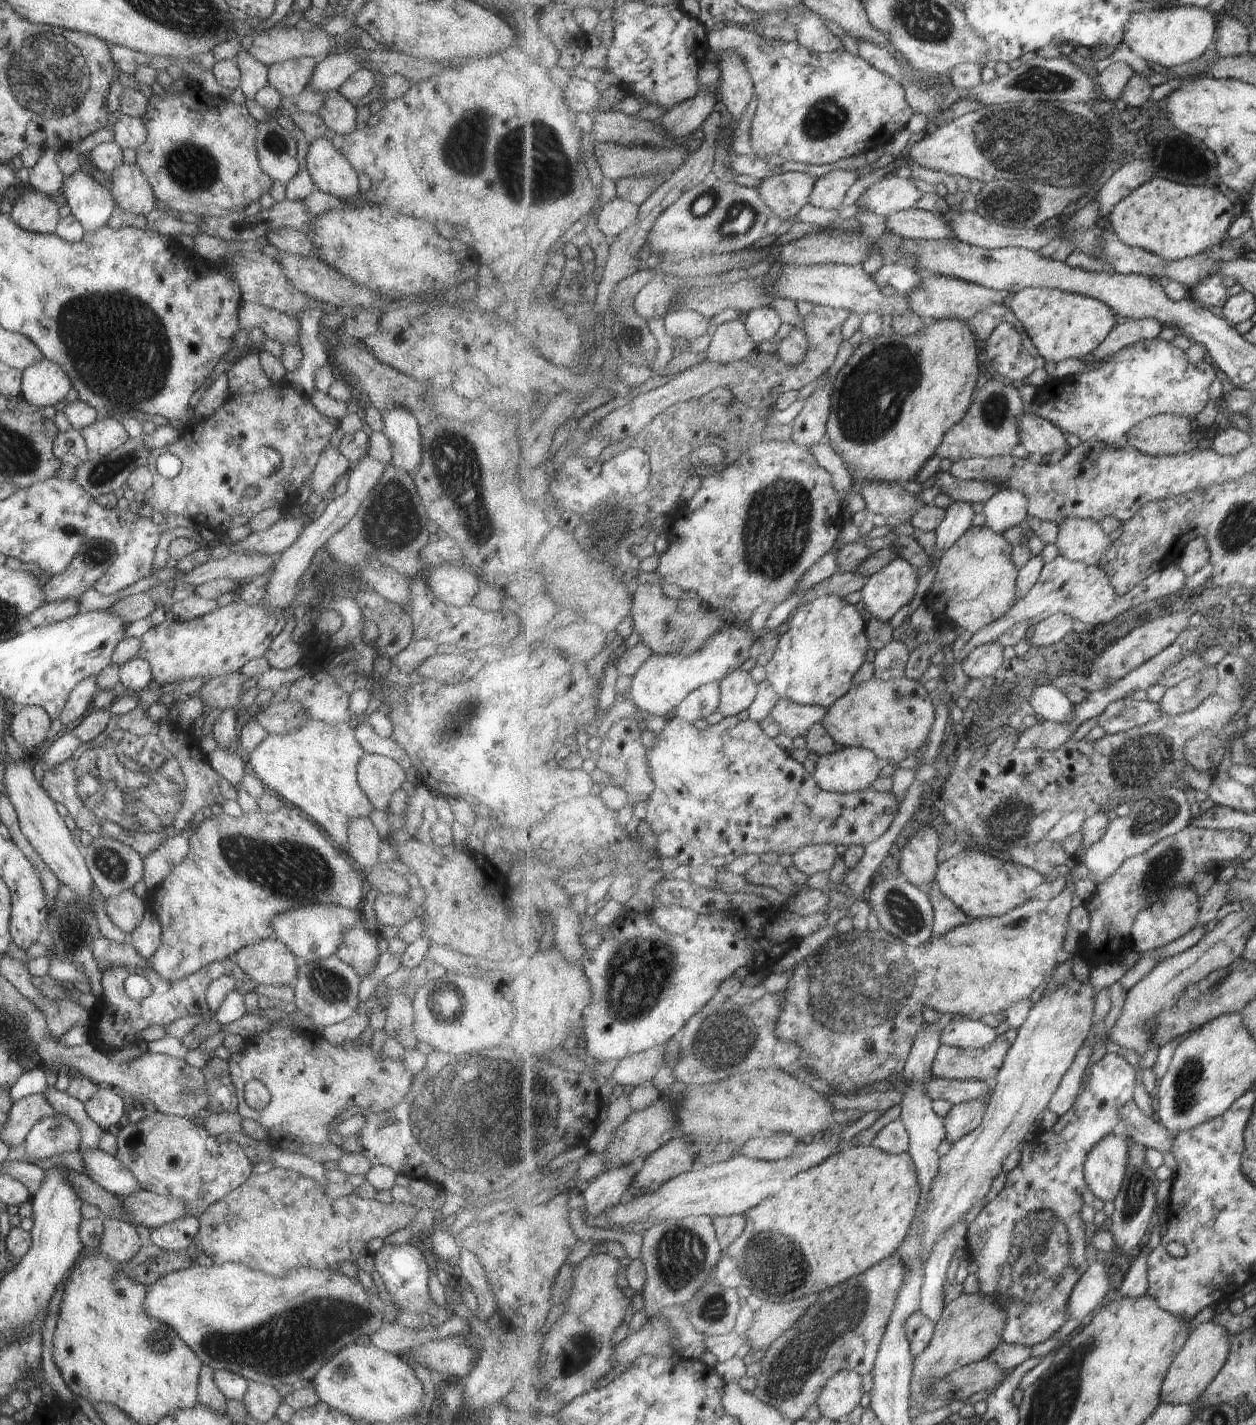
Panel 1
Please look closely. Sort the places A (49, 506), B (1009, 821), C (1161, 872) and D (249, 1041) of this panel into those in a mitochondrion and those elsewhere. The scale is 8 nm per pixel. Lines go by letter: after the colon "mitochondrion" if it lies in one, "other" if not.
A: other
B: mitochondrion
C: mitochondrion
D: other

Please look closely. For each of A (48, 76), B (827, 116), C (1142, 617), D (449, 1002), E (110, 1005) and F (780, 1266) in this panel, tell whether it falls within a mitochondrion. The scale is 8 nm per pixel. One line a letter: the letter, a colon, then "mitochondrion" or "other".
A: mitochondrion
B: mitochondrion
C: other
D: mitochondrion
E: other
F: mitochondrion

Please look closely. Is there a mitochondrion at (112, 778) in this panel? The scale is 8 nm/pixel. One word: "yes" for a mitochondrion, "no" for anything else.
yes

